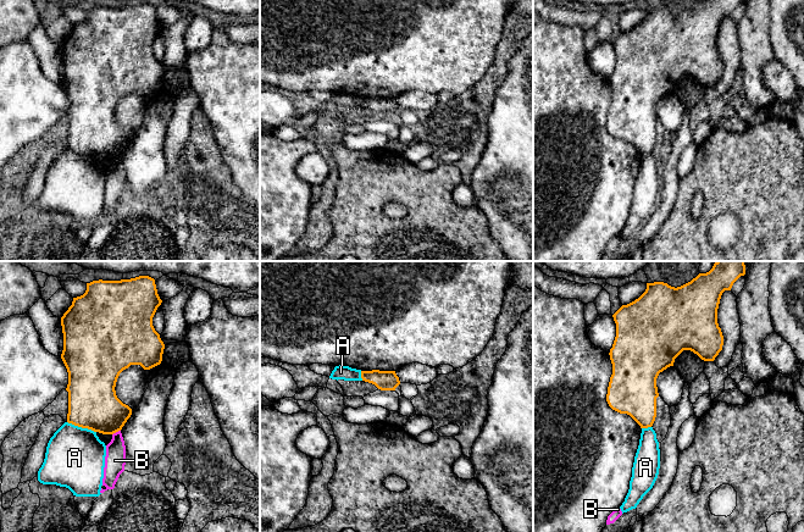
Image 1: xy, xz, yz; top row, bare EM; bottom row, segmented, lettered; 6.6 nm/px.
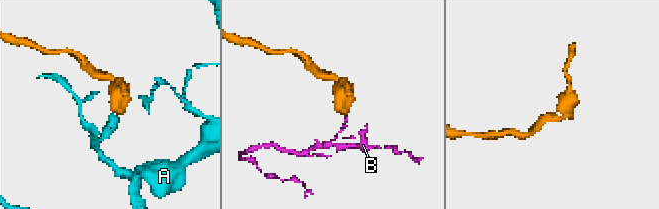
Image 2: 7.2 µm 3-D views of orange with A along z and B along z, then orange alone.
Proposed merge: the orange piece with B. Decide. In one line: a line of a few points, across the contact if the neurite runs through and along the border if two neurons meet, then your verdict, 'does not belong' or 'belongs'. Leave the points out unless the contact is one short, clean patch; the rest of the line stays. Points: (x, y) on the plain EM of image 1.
xy (120, 156), (112, 161) | does not belong

